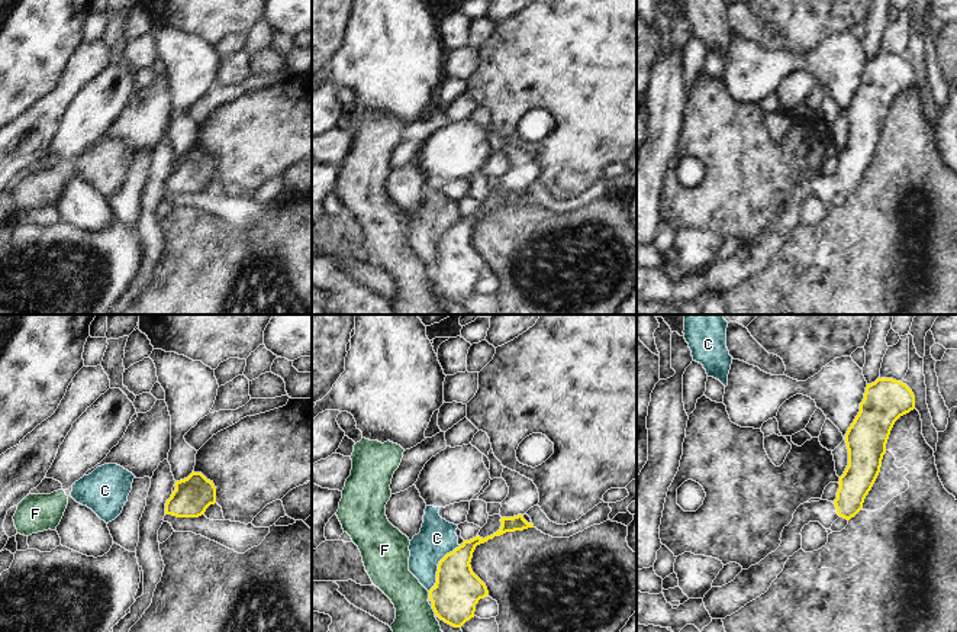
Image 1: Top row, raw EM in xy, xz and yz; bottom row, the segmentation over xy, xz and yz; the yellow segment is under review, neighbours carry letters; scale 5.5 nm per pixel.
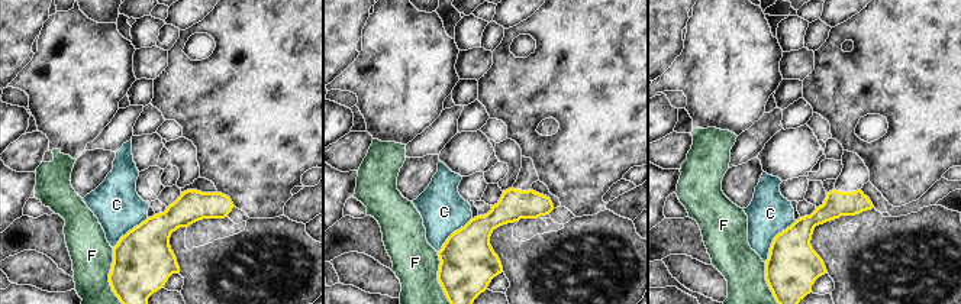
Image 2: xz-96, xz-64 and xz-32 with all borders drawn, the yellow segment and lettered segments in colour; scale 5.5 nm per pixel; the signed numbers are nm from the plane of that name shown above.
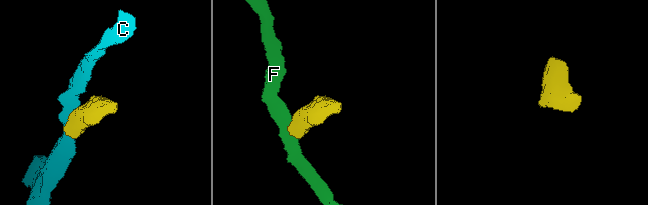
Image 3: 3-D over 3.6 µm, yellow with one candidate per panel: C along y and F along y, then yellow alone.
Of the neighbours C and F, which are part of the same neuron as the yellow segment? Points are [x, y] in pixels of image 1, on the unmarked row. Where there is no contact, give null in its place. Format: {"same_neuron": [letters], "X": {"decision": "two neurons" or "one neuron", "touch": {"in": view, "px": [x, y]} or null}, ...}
{"same_neuron": [], "C": {"decision": "two neurons", "touch": {"in": "xz", "px": [438, 241]}}, "F": {"decision": "two neurons", "touch": {"in": "xz", "px": [434, 286]}}}

